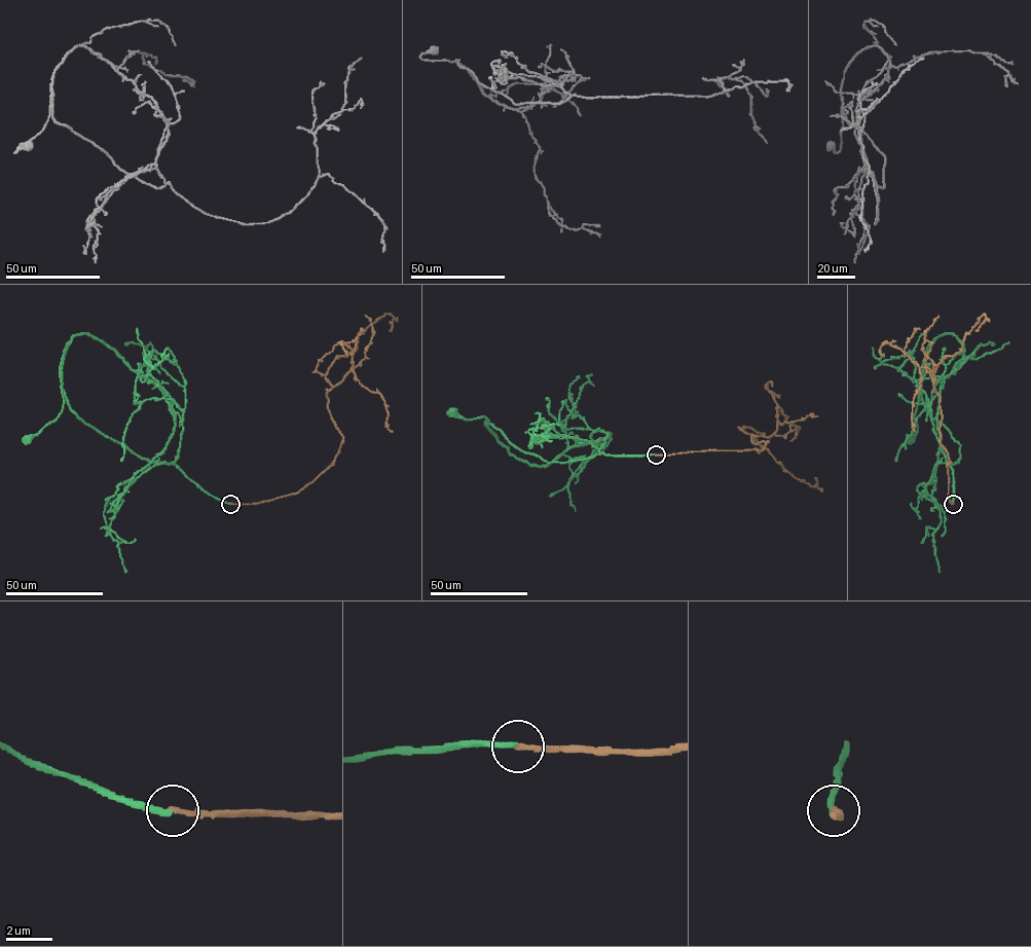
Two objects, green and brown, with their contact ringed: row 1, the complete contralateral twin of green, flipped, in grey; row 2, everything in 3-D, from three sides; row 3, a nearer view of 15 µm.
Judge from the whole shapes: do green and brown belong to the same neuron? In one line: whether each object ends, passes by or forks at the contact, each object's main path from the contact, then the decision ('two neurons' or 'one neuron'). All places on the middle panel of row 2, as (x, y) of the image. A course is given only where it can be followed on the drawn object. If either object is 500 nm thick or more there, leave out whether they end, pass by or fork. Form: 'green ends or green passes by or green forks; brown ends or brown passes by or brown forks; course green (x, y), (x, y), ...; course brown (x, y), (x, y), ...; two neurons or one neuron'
green ends; brown ends; course green (656, 454), (600, 452), (548, 463), (514, 446), (487, 423), (494, 435), (484, 416), (465, 420), (452, 412); course brown (656, 454), (762, 450), (768, 442), (753, 443), (757, 435), (750, 434), (797, 479), (818, 487), (814, 477); two neurons

